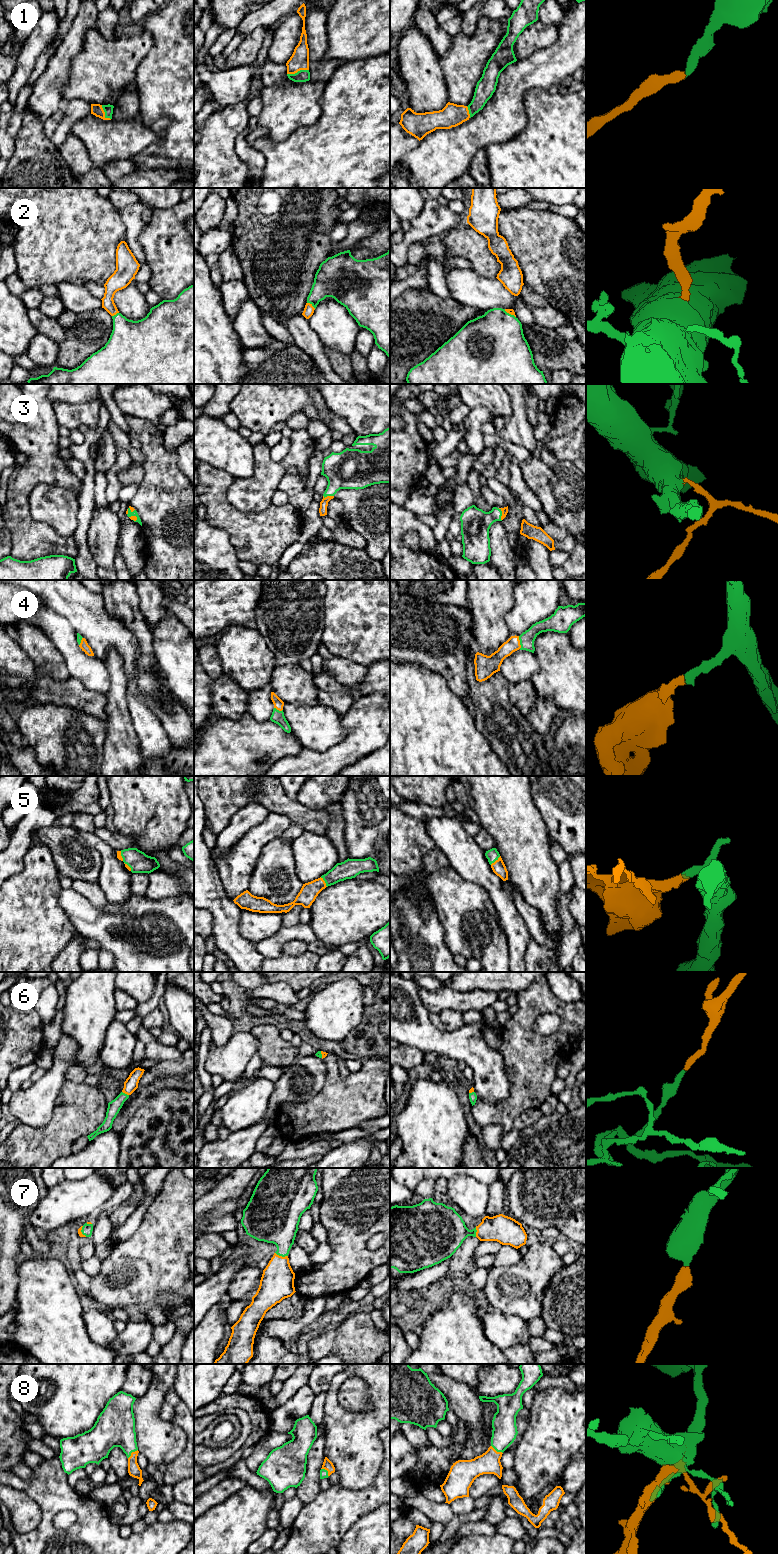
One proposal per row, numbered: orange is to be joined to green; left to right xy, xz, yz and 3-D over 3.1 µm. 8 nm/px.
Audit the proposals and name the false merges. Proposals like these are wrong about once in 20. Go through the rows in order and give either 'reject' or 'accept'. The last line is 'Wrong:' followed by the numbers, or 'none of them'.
1: accept
2: accept
3: accept
4: accept
5: accept
6: accept
7: accept
8: accept
Wrong: none of them

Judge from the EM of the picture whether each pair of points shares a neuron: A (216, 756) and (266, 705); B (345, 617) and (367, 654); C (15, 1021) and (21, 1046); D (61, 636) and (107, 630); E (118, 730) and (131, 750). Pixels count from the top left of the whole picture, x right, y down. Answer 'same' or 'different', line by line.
A: different
B: same
C: same
D: different
E: same

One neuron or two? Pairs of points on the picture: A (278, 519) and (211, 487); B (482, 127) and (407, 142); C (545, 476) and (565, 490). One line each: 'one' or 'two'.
A: one
B: two
C: one

